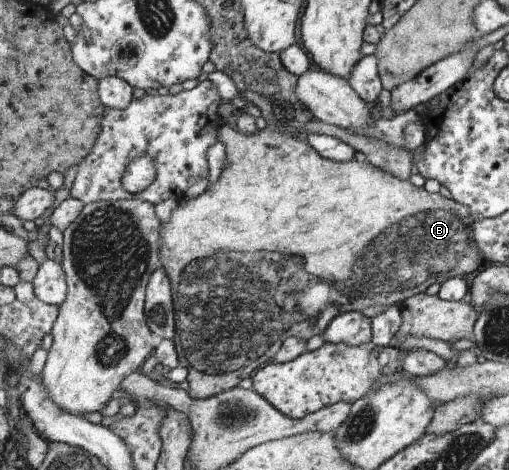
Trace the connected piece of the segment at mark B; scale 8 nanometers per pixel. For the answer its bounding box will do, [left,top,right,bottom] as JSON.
[159,121,483,400]

